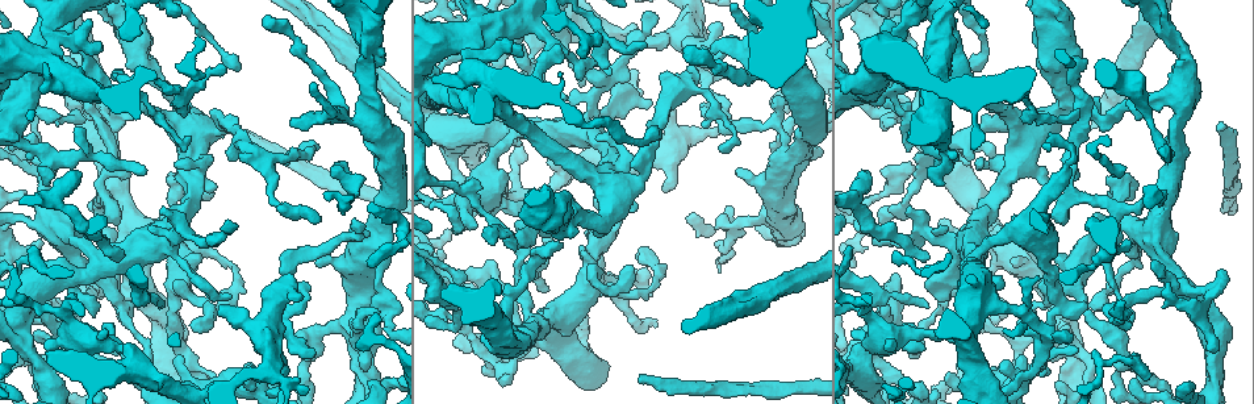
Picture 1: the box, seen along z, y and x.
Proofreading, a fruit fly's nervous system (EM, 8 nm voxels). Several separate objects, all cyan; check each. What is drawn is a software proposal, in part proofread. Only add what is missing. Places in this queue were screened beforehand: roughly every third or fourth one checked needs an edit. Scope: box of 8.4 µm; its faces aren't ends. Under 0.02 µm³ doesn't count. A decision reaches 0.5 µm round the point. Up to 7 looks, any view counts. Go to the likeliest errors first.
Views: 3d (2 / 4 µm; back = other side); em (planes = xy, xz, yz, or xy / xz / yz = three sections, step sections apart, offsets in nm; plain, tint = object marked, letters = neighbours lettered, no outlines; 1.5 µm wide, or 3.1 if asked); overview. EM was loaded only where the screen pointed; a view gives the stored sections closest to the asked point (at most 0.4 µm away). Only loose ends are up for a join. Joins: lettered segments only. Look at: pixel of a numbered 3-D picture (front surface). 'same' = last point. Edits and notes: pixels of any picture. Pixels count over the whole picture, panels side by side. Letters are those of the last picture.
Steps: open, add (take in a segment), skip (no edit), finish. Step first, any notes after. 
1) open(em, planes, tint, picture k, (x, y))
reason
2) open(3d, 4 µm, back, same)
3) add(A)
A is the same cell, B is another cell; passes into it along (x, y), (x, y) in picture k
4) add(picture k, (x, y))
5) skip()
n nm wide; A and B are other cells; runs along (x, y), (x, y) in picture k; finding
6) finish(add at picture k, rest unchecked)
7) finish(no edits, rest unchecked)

open(em, planes, letters, picture 1, (776, 99))
free end

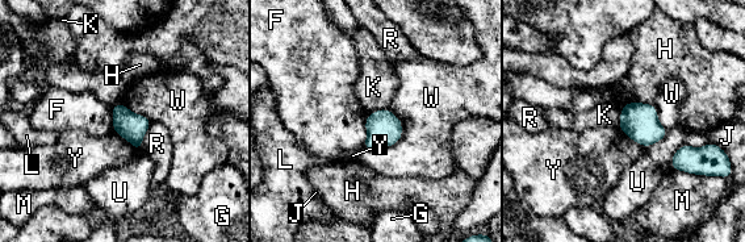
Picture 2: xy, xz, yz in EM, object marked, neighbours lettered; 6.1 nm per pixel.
skip()
180 nm wide; F, G, H, J, K, L, M, R, U, W and Y are other cells; border along (368, 115), (363, 147) in picture 2; none of them fits

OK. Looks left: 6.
open(em, planes, tint, picture 1, (89, 19))
free end

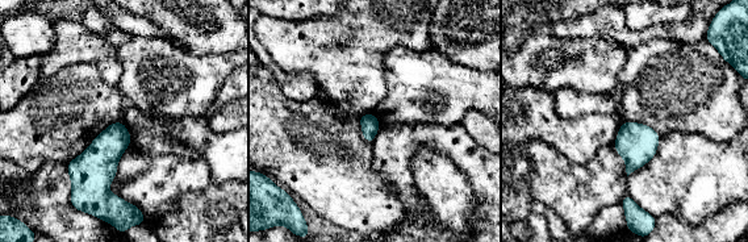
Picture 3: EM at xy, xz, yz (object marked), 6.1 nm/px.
open(em, planes, letters, same)
what lies round it

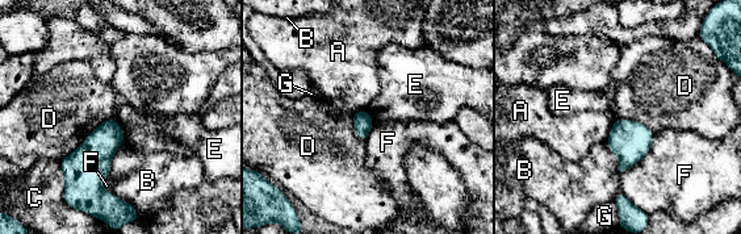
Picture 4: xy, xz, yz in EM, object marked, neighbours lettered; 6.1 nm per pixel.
skip()
D touches over 420 nm; A, B, C, D, E, F and G are other cells; border along (113, 118), (124, 133) in picture 4; no lettered segment goes on from it

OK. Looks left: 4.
open(3d, 4 µm, picture 1, (704, 106))
free end

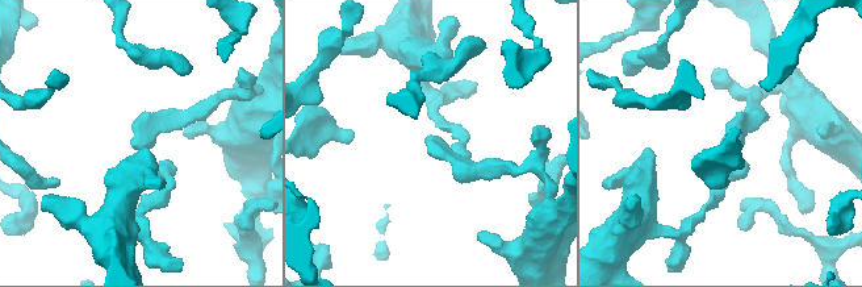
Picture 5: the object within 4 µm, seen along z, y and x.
open(em, planes, plain, picture 5, (427, 137))
now the EM

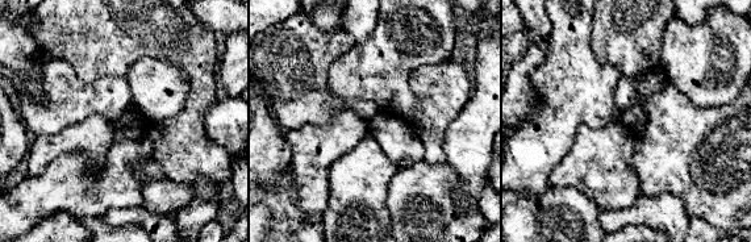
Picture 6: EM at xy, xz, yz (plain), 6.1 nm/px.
open(em, planes, letters, same)

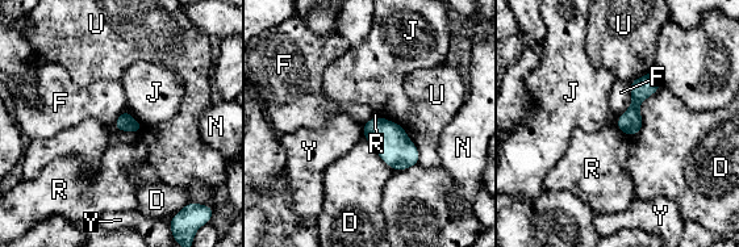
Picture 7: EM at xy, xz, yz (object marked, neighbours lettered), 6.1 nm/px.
skip()
110 nm wide; D touches over 400 nm; D, F, J, N, R, U and Y are other cells; none of them fits

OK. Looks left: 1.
finish(no edits, rest unchecked)

